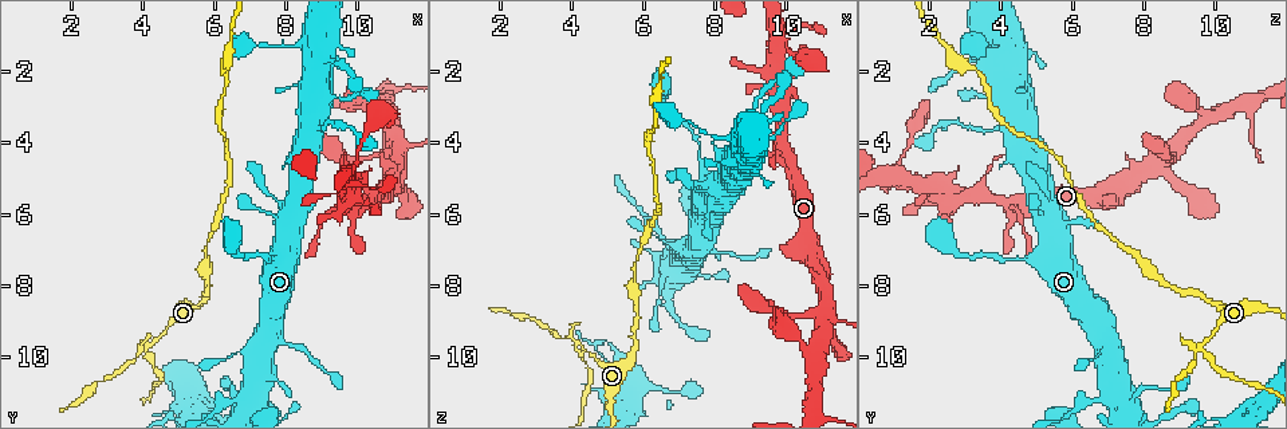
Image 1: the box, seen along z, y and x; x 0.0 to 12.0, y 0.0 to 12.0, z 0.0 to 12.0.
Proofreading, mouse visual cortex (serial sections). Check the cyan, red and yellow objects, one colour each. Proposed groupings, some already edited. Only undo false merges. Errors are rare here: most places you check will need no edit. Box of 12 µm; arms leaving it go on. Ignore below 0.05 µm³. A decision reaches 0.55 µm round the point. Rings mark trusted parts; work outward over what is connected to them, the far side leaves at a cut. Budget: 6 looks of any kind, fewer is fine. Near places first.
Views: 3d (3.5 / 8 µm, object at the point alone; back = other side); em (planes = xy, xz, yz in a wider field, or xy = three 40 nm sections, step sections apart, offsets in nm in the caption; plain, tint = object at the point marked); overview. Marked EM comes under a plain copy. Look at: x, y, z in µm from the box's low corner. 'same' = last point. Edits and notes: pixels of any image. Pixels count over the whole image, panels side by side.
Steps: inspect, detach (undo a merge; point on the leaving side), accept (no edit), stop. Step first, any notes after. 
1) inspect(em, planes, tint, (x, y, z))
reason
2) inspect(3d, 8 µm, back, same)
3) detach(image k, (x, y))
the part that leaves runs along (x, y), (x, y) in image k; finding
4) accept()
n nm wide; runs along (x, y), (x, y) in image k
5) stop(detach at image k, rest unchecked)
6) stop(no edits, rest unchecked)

inspect(3d, 8 µm, (4.2, 9.6, 9.7))
thin neck

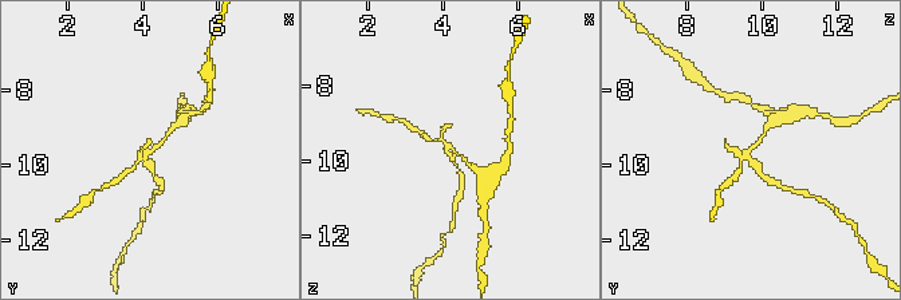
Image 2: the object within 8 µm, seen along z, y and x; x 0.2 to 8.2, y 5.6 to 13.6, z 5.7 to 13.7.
inspect(3d, 3.5 µm, (4.1, 9.7, 9.6))
zoom in

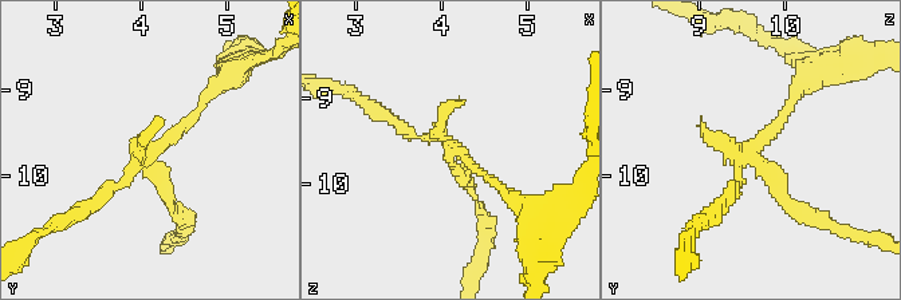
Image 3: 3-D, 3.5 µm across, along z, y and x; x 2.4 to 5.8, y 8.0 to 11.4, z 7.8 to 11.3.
detach(image 3, (789, 208))
the part that leaves runs along (766, 172), (801, 217), (856, 233) in image 3; a second cell is stuck on

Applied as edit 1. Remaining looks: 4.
inspect(3d, 3.5 µm, back, (6.5, 11.2, 6.6))
thin neck

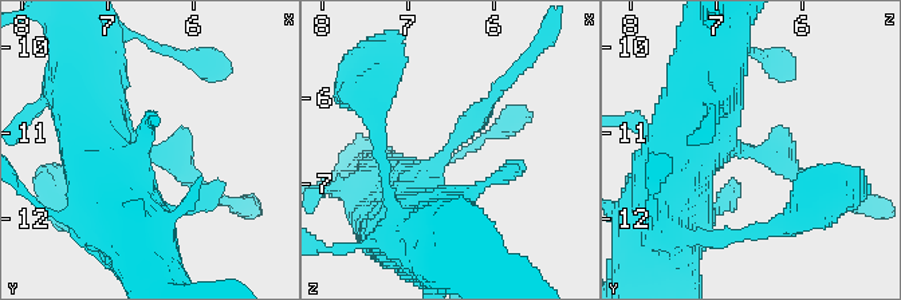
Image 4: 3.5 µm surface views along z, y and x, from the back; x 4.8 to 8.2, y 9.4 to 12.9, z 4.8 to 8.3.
accept()
arms of 200, 600 nm; runs along (396, 202), (441, 161), (503, 86) in image 4; one cell here

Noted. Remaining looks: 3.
inspect(3d, 3.5 µm, (8.4, 2.3, 4.5))
sharp bend

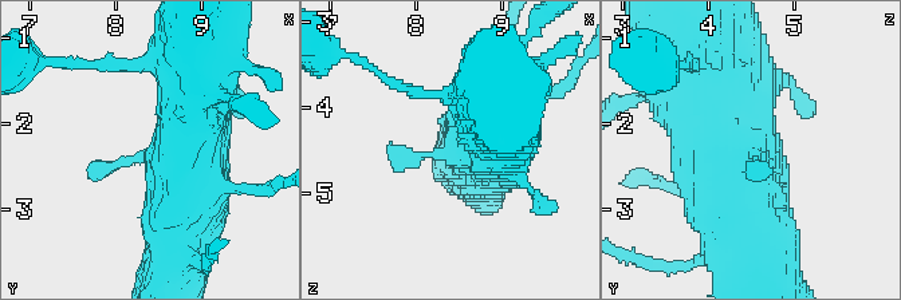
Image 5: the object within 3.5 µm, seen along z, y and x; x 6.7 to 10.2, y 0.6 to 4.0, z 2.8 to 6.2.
inspect(em, xy, step 5, tint, (8.45, 2.35, 4.50))
need the tissue

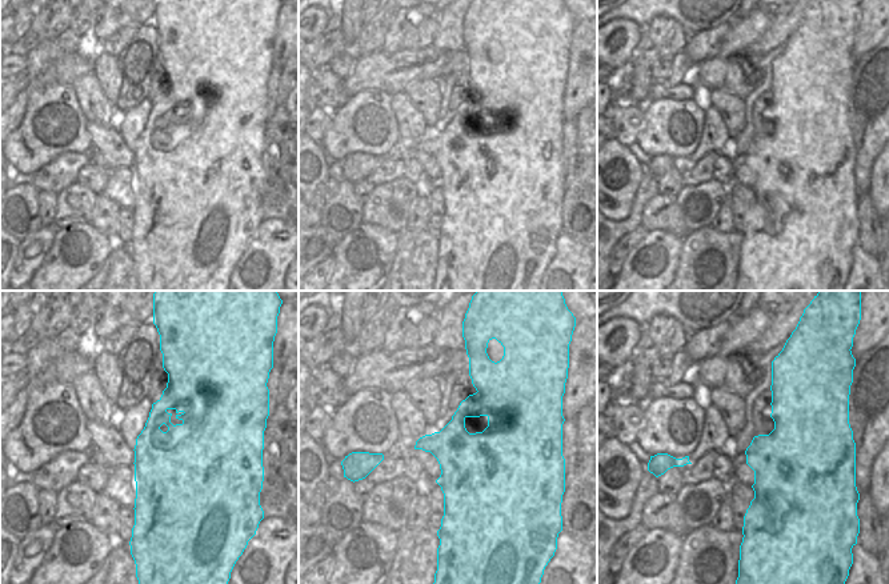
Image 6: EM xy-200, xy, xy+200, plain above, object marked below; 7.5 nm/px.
inspect(em, xy, step 3, tint, same)

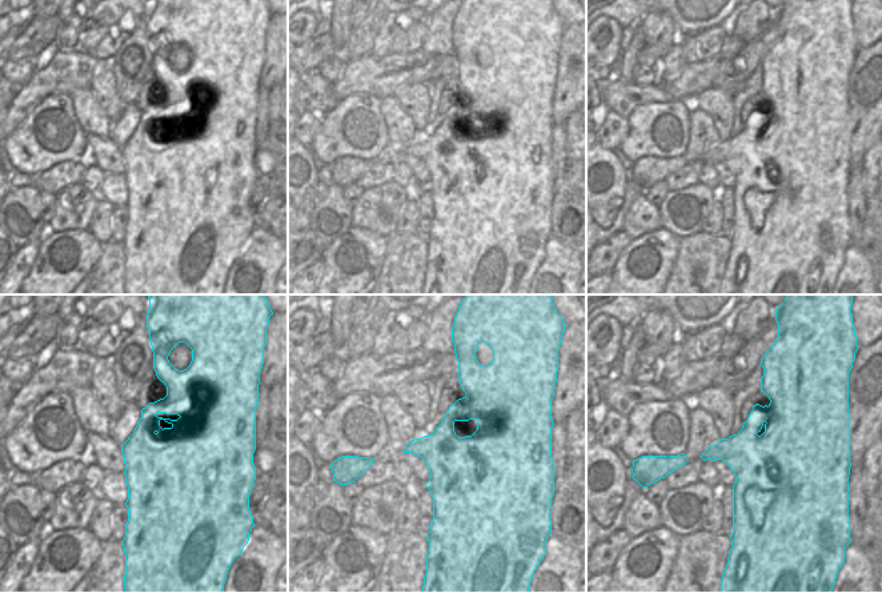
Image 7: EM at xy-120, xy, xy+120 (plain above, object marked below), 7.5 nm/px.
accept()
runs along (185, 222), (189, 181), (156, 156), (90, 173) in image 5; one cell here

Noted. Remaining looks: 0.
stop(detach at image 3, rest unchecked)

